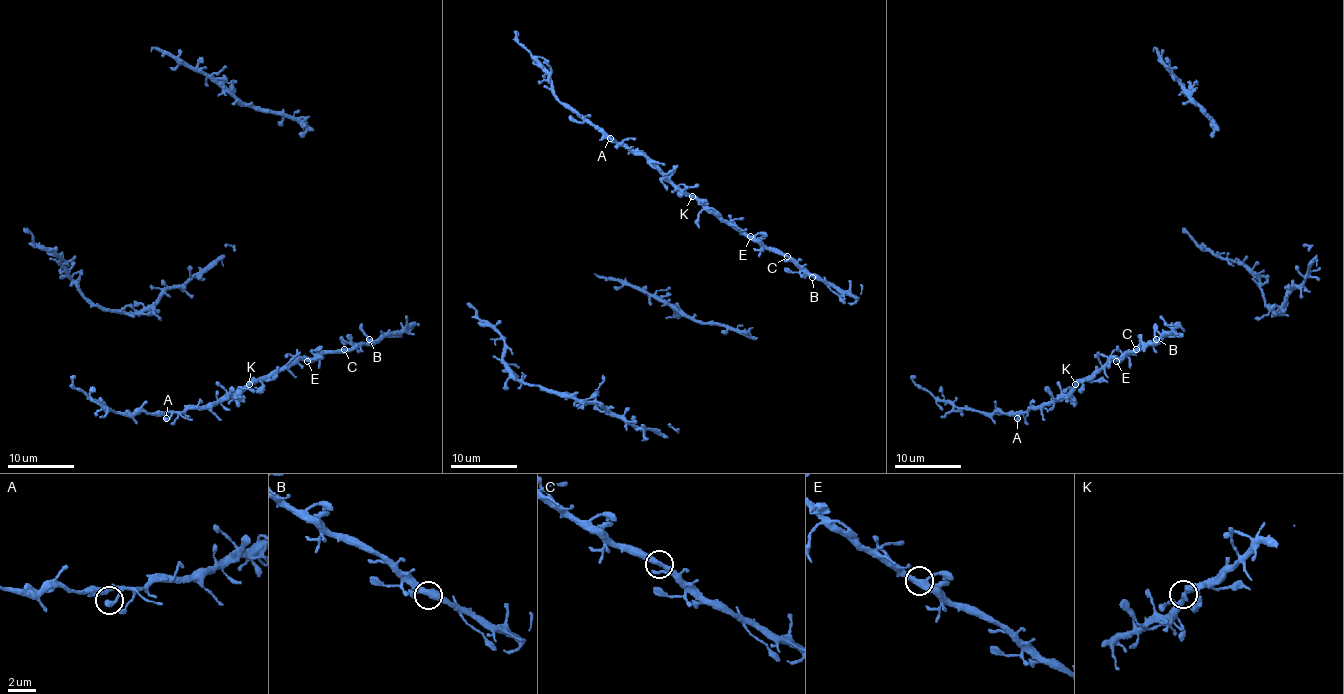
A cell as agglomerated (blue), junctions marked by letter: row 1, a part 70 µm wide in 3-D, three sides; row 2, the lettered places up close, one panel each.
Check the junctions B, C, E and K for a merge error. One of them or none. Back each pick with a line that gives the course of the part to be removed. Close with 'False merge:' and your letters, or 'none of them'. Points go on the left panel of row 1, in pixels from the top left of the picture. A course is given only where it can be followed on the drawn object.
False merge: none of them

